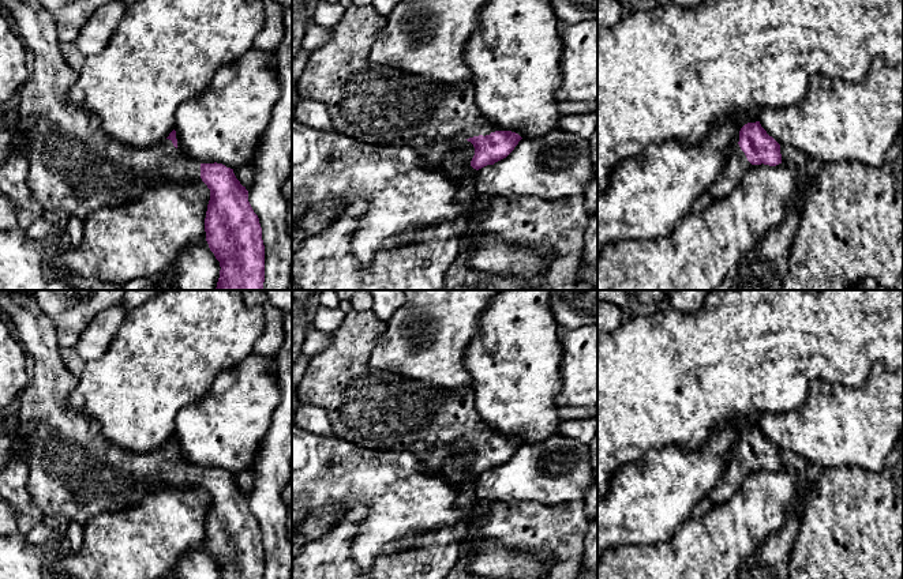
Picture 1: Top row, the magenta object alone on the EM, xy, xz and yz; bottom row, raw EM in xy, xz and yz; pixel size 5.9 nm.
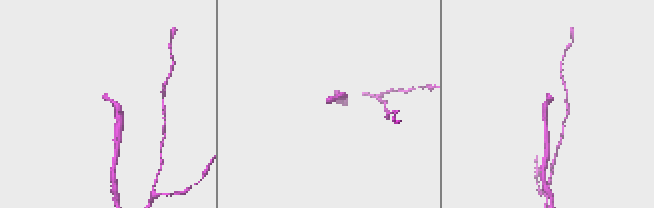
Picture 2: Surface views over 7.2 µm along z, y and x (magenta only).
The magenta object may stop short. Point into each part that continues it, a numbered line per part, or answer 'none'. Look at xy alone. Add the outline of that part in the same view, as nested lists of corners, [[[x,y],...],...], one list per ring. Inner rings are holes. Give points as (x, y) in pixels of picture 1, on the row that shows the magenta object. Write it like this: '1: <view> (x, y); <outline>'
1: xy (74, 164); [[[0,0],[0,8],[34,56],[33,72],[18,91],[18,113],[35,119],[26,135],[23,155],[29,162],[27,185],[44,211],[63,208],[86,219],[101,207],[136,200],[156,185],[202,180],[201,163],[187,158],[172,140],[146,148],[121,143],[104,131],[97,116],[68,99],[75,74],[61,54],[56,22],[40,0]]]

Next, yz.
1: yz (735, 165); [[[735,143],[728,151],[717,178],[707,192],[716,200],[728,196],[742,181],[752,163],[747,161],[739,144]]]

